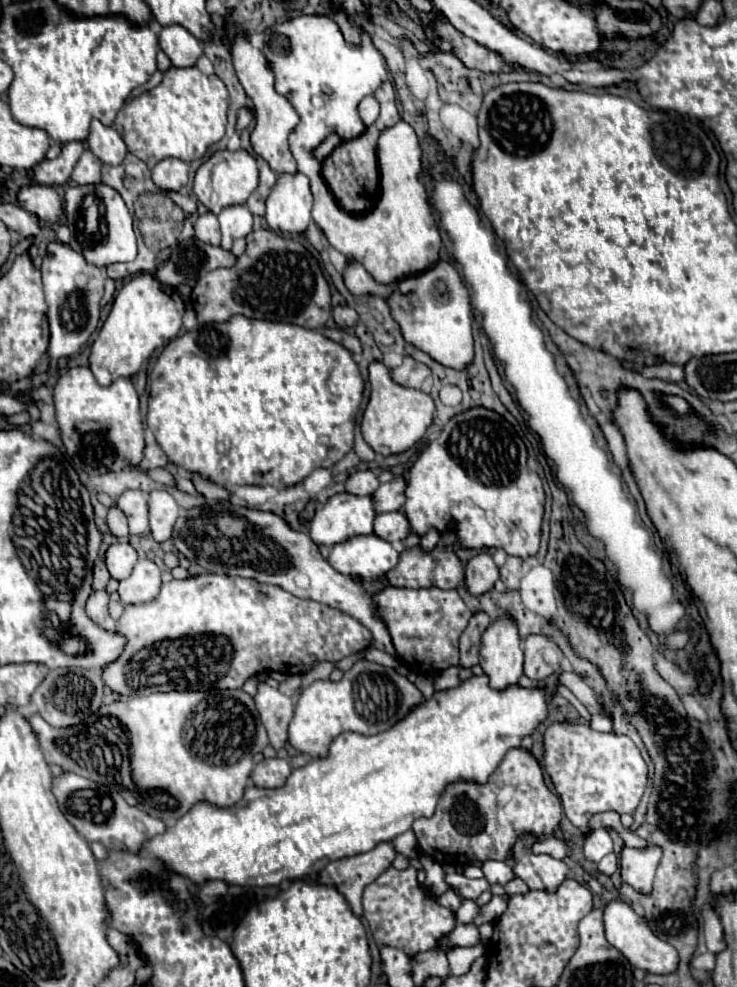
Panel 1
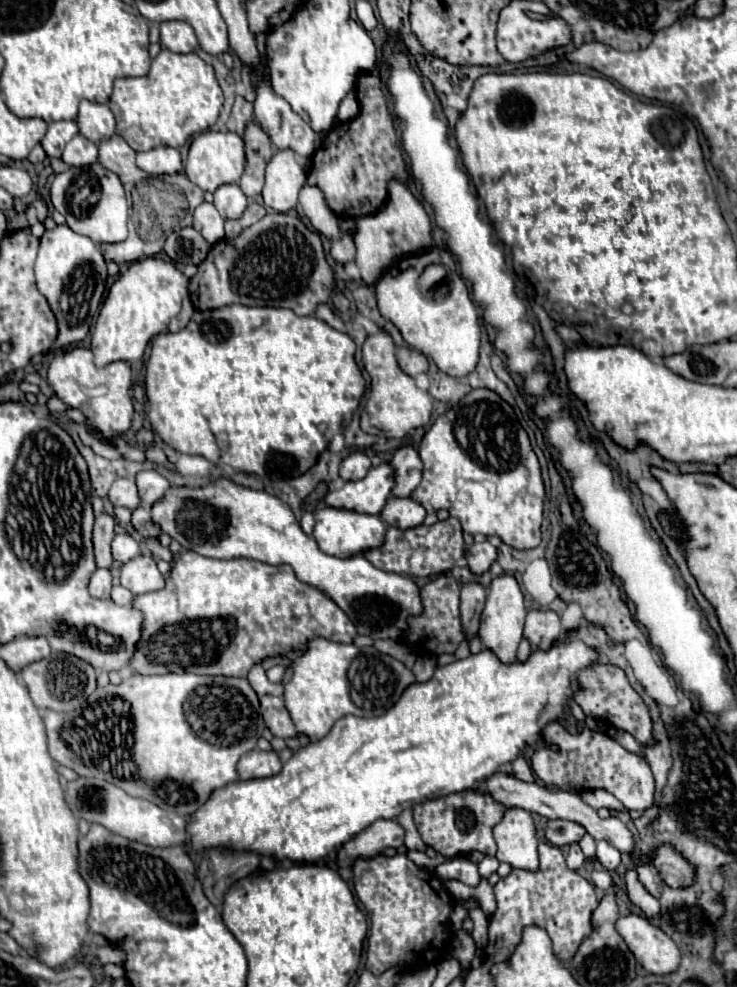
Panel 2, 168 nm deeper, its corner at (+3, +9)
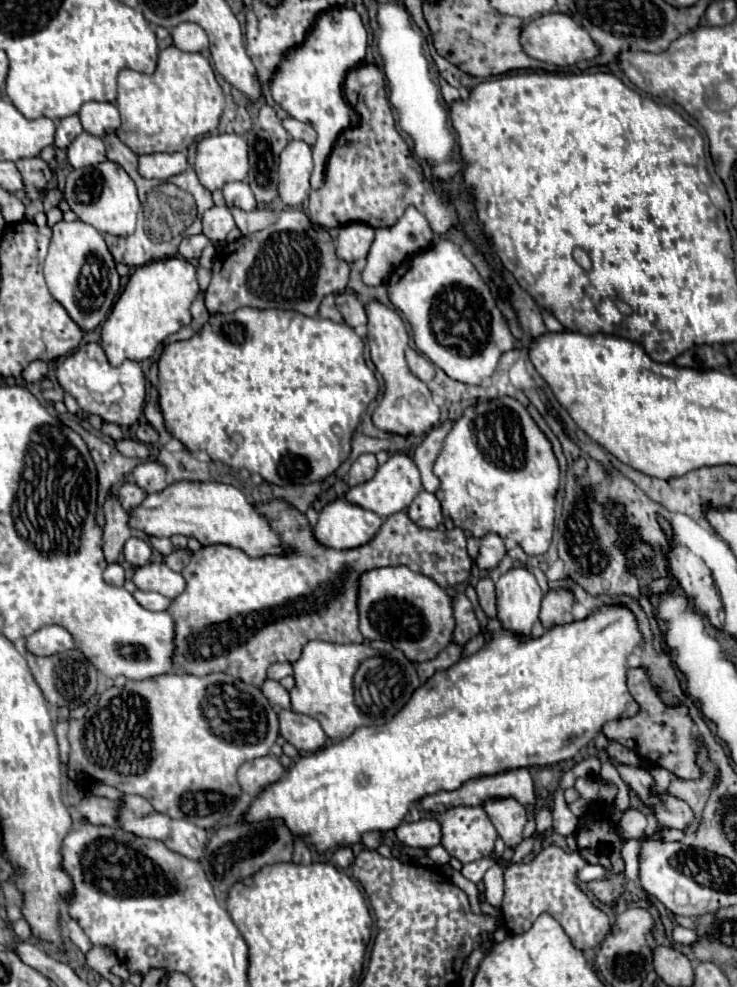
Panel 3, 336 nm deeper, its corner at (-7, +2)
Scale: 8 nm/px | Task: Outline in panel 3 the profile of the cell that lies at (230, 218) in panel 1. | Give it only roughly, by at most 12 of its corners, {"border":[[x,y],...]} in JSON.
{"border":[[242,181],[224,185],[228,207],[256,209],[252,191]]}

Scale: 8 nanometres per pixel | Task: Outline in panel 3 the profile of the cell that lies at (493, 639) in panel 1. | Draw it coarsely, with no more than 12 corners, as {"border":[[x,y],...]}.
{"border":[[522,567],[496,581],[496,619],[528,639],[544,597]]}

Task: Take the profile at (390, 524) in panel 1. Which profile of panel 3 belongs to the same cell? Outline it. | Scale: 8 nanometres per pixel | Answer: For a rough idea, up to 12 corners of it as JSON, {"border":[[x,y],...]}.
{"border":[[420,491],[406,513],[412,523],[436,529],[442,523],[440,501]]}

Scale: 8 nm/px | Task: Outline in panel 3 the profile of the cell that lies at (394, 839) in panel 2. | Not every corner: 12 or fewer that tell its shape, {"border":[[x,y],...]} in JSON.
{"border":[[432,819],[400,823],[396,837],[408,847],[430,849],[440,843]]}

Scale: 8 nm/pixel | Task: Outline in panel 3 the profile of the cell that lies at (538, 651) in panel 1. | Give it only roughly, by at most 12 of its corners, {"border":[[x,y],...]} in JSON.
{"border":[[550,591],[542,599],[544,629],[572,621],[574,595]]}

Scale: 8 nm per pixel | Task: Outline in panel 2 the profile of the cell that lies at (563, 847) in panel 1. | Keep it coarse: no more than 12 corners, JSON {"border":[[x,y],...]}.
{"border":[[548,820],[546,840],[568,846],[586,834],[584,826],[566,820]]}

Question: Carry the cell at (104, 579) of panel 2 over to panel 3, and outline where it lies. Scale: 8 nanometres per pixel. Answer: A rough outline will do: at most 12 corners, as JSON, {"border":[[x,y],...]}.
{"border":[[118,563],[108,565],[104,581],[108,585],[124,585],[124,569]]}

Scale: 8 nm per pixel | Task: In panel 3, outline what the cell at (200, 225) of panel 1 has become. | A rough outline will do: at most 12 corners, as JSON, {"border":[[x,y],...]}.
{"border":[[212,207],[202,215],[204,235],[226,243],[234,229],[228,207]]}

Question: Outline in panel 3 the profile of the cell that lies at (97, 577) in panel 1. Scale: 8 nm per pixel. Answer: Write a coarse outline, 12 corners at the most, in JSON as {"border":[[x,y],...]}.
{"border":[[112,495],[104,503],[104,557],[116,563],[132,537],[128,513]]}

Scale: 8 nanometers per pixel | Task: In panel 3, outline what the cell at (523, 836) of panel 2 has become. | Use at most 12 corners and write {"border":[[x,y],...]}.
{"border":[[514,799],[482,805],[506,847],[516,849],[528,823]]}

